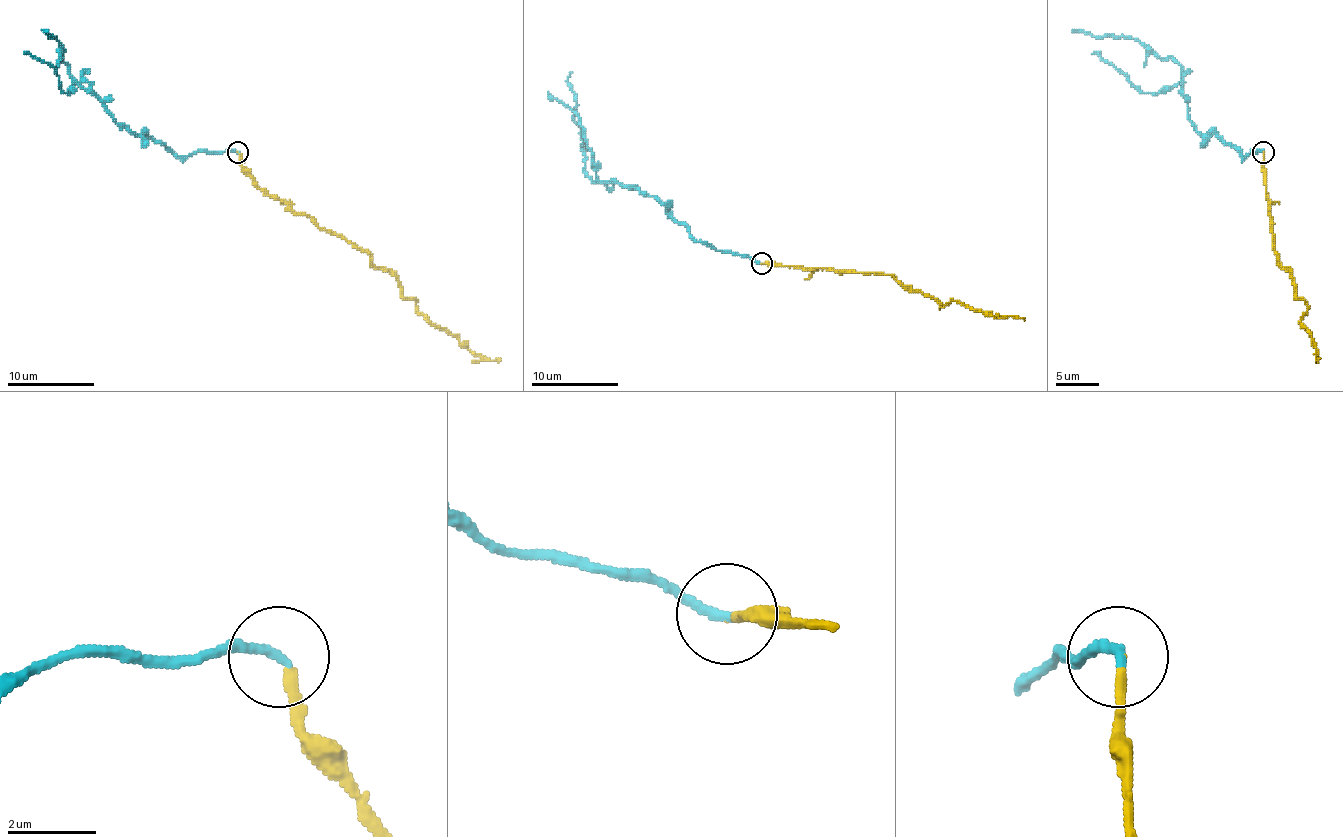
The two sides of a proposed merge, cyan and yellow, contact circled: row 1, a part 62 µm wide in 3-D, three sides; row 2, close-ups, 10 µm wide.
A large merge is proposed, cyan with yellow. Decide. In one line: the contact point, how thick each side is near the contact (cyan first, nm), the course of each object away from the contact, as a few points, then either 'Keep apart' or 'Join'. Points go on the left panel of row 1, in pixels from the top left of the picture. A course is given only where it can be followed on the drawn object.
Place: (238, 152). Thickness 240 nm (cyan) against 200 nm. Course of cyan: (237, 151), (174, 156), (146, 134), (133, 134), (74, 78), (61, 58), (57, 38), (44, 32), (48, 30). Course of yellow: (237, 151), (241, 169), (261, 188), (367, 254), (378, 269), (396, 278), (417, 310), (472, 351), (500, 358). Join

